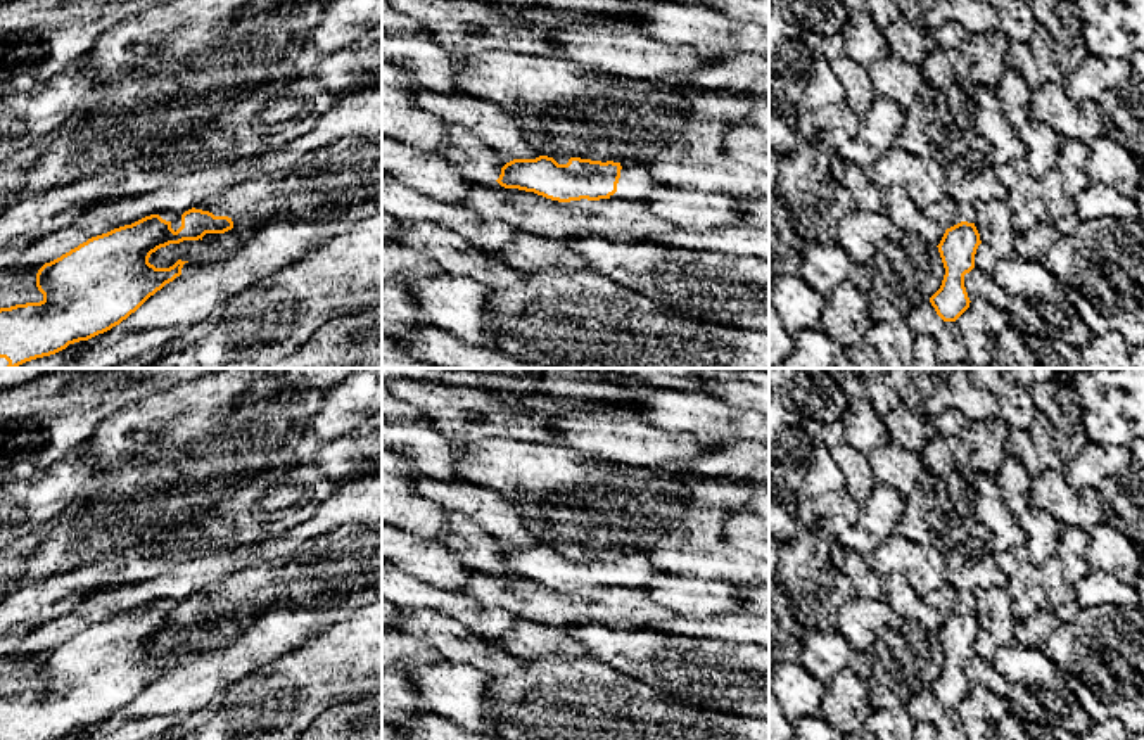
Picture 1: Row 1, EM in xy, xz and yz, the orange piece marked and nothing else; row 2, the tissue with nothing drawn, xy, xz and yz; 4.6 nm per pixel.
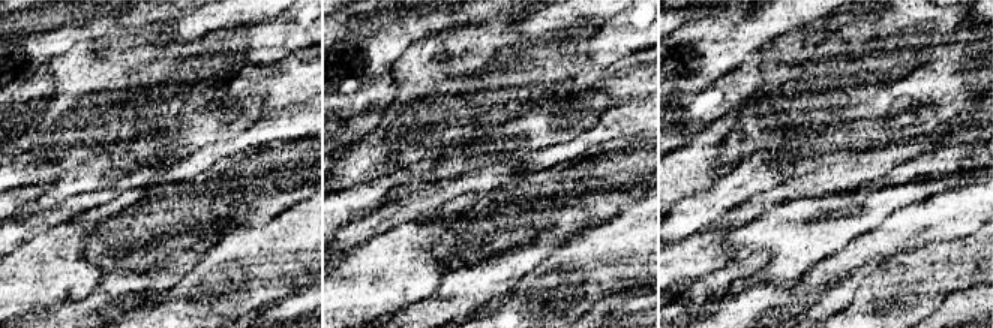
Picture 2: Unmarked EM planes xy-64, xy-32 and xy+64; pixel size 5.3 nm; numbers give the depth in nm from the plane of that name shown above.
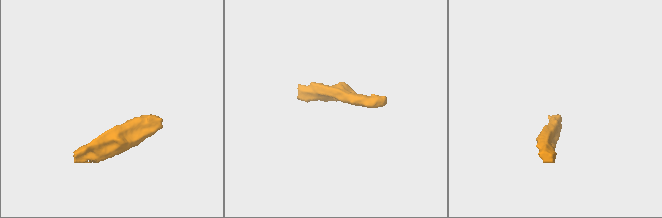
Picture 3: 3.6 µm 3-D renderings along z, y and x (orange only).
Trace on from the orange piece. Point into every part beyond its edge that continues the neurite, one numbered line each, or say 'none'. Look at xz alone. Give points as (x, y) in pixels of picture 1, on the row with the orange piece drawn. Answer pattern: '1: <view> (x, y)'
1: xz (636, 182)

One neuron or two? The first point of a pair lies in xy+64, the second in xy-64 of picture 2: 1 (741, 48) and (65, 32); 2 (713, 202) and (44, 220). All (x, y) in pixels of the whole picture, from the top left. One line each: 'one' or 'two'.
1: one
2: two

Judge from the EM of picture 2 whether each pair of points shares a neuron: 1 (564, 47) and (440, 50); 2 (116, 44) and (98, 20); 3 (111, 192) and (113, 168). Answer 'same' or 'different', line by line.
1: same
2: different
3: different

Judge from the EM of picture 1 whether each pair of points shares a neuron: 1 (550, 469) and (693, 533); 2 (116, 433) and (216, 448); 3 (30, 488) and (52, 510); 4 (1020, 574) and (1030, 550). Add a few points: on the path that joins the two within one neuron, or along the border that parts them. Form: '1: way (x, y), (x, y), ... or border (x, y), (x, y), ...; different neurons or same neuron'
1: way (590, 478), (622, 519), (654, 521); same neuron
2: way (140, 424), (192, 424); same neuron
3: way (35, 493), (47, 505); same neuron
4: border (1018, 552), (1037, 569); different neurons

